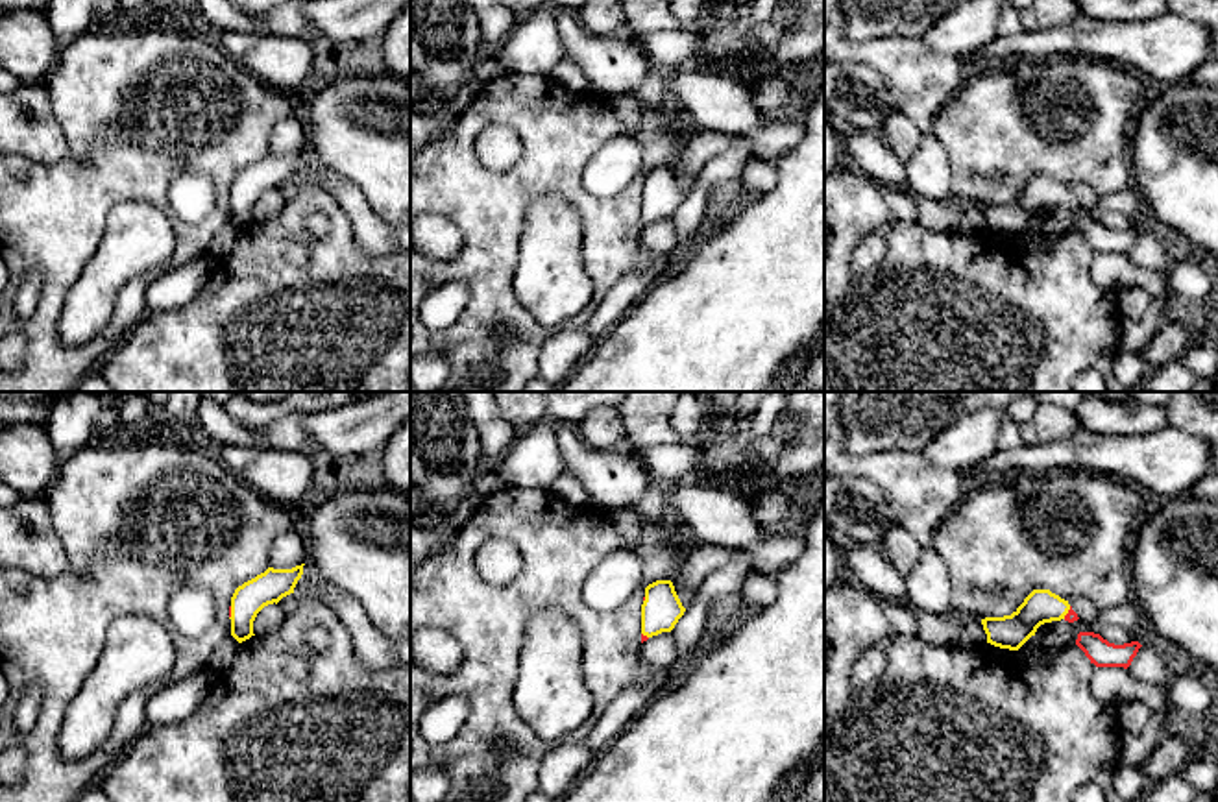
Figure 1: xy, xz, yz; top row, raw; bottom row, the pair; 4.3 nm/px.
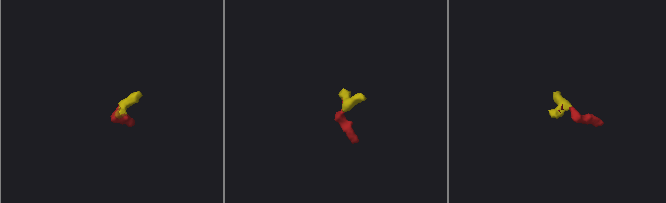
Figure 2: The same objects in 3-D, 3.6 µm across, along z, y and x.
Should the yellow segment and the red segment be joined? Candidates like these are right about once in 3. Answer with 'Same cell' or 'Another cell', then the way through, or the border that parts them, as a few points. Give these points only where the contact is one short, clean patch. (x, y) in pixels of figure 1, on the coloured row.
Same cell. Path across: yz (1039, 607), (1067, 612), (1071, 616)

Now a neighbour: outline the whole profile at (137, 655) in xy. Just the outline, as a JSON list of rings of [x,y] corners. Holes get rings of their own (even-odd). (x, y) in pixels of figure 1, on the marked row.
[[[146,615],[118,617],[96,667],[65,711],[57,737],[61,758],[83,759],[100,748],[124,699],[163,686],[172,660],[172,634],[163,625]]]

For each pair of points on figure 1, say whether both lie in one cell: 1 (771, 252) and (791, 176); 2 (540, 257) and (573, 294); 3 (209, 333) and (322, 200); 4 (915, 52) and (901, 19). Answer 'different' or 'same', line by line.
1: same
2: same
3: same
4: different

